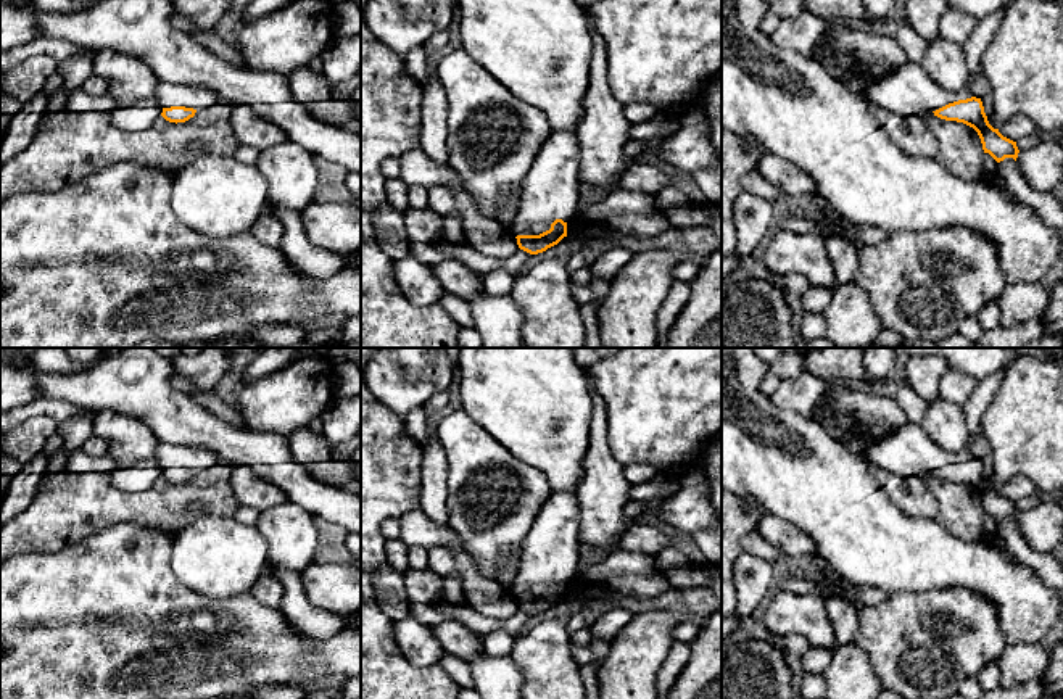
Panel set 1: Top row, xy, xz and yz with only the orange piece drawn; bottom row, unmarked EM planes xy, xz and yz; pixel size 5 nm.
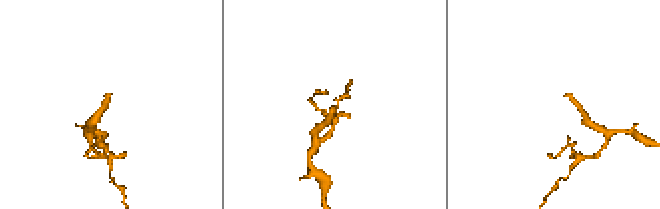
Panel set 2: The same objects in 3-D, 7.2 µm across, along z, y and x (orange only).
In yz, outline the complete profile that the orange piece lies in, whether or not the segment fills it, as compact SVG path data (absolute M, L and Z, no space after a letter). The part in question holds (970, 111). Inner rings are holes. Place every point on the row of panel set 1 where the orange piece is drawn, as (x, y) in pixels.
M908 61L868 84L867 103L899 116L923 118L933 113L945 121L963 122L978 132L984 153L997 163L1018 158L1016 142L989 124L981 98L976 98L968 85L957 92L945 90L920 63Z

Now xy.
M158 82L155 98L163 108L161 116L176 124L185 122L193 118L196 111L217 103L217 97L208 89L171 82Z

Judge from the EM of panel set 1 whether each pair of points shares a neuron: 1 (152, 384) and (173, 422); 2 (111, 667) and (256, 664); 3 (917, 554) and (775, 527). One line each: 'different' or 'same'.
1: same
2: same
3: different

